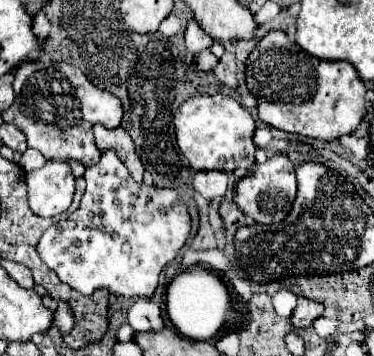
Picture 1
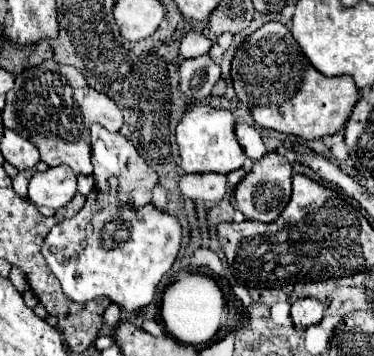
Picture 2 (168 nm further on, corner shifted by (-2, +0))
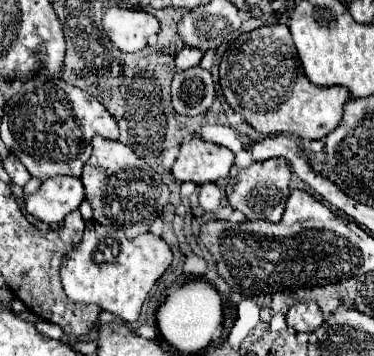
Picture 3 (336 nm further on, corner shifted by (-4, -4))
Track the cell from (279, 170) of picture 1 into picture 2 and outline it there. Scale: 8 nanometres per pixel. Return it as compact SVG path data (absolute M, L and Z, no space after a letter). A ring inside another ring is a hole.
M268 152L262 160L254 162L252 170L240 180L234 190L234 208L240 210L248 220L274 222L292 194L292 164L280 152Z

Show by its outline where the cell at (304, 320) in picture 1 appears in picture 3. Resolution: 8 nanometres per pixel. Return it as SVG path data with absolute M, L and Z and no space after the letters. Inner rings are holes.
M298 302L286 312L286 324L296 332L314 332L322 322L322 312L314 302Z

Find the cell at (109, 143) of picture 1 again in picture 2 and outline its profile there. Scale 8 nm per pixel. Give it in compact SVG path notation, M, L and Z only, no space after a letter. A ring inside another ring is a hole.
M96 124L90 128L90 134L92 134L92 166L94 166L92 176L94 176L96 184L102 190L106 190L108 188L106 180L110 176L116 176L120 182L120 198L122 200L132 200L136 208L148 204L152 200L152 188L158 182L158 176L142 160L142 156L136 152L134 144L126 136L122 136L120 132L108 132L106 128L96 126Z

